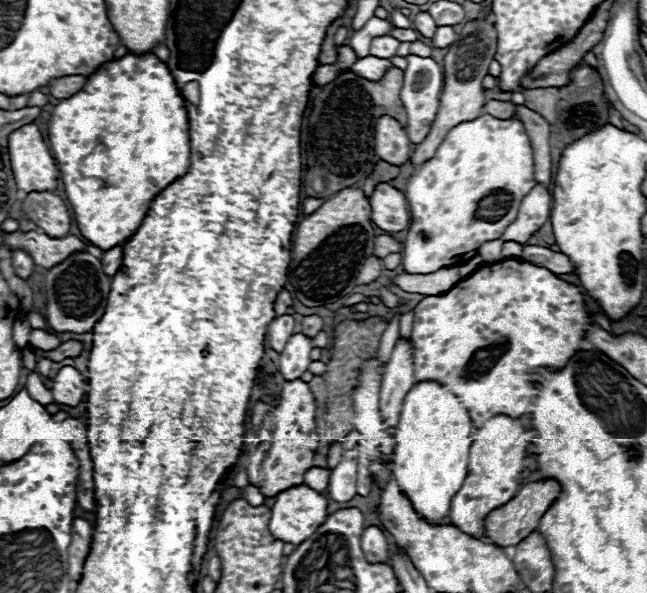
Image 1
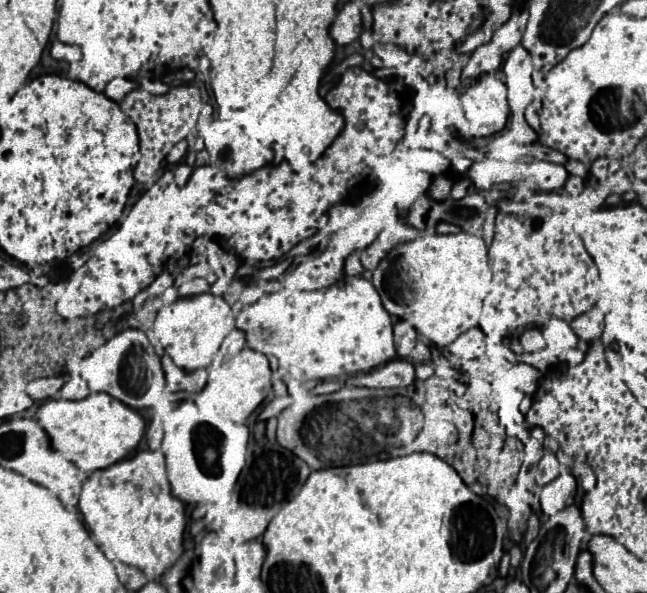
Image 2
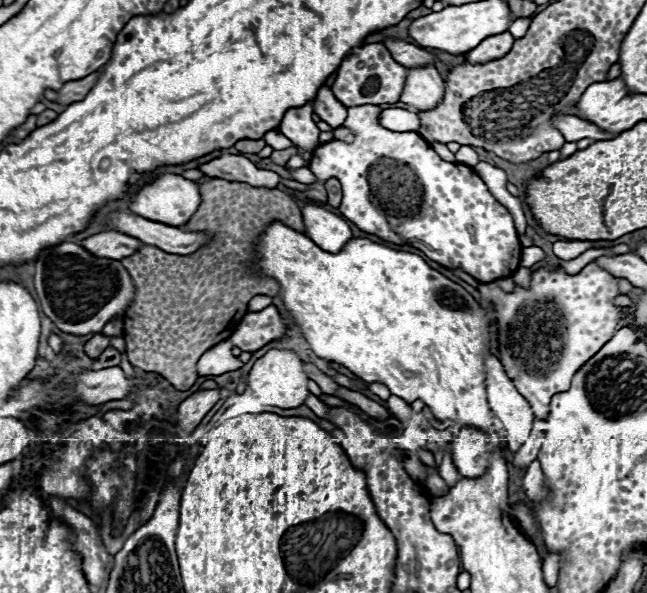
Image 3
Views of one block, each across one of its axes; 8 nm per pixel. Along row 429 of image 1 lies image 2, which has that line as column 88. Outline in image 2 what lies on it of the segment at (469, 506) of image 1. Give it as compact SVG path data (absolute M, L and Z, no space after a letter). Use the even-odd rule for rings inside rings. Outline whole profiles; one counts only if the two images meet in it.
M138 452L130 460L90 474L82 488L80 512L84 514L90 536L102 548L114 550L120 562L138 566L148 576L166 572L182 554L184 504L170 496L160 452Z

